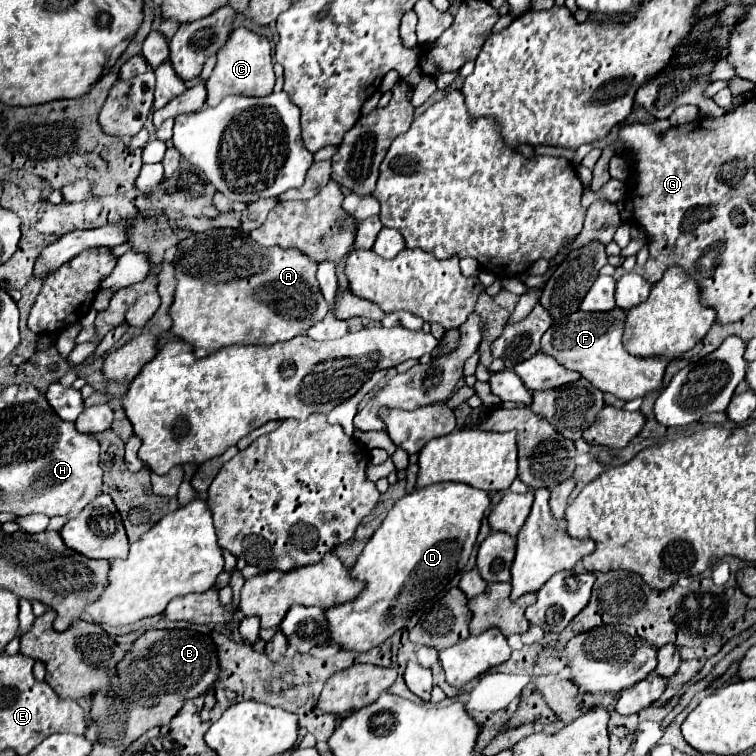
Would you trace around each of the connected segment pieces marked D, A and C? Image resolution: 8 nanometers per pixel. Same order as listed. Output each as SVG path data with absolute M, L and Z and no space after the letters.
M440 482L440 484L430 484L426 488L418 488L412 494L406 494L400 498L388 516L384 518L382 526L374 532L374 536L368 540L366 548L358 556L356 564L352 566L352 576L366 582L364 592L346 604L334 606L326 610L328 622L330 622L330 632L334 644L346 648L346 650L358 650L366 652L372 646L382 644L388 636L394 632L402 630L410 616L422 608L422 604L434 596L438 596L448 582L464 572L464 566L470 558L470 552L474 548L480 522L484 518L486 508L490 506L490 496L484 490L472 488L468 484L460 482Z
M228 228L192 234L178 248L184 248L184 252L172 262L178 284L168 312L174 322L174 336L192 344L196 358L204 358L230 344L290 340L304 334L328 312L314 276L318 264L298 250L264 248L242 234L242 230Z
M236 28L224 48L218 52L218 62L206 80L208 106L216 106L222 98L230 94L240 96L268 96L274 90L274 70L272 70L272 48L268 38L250 32L248 28Z

